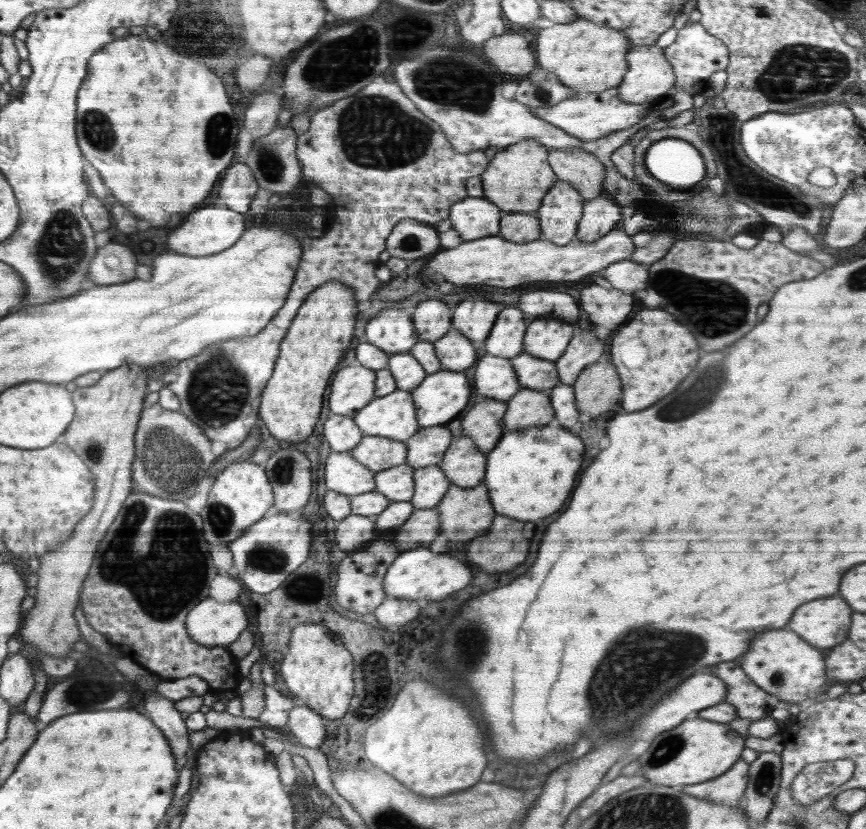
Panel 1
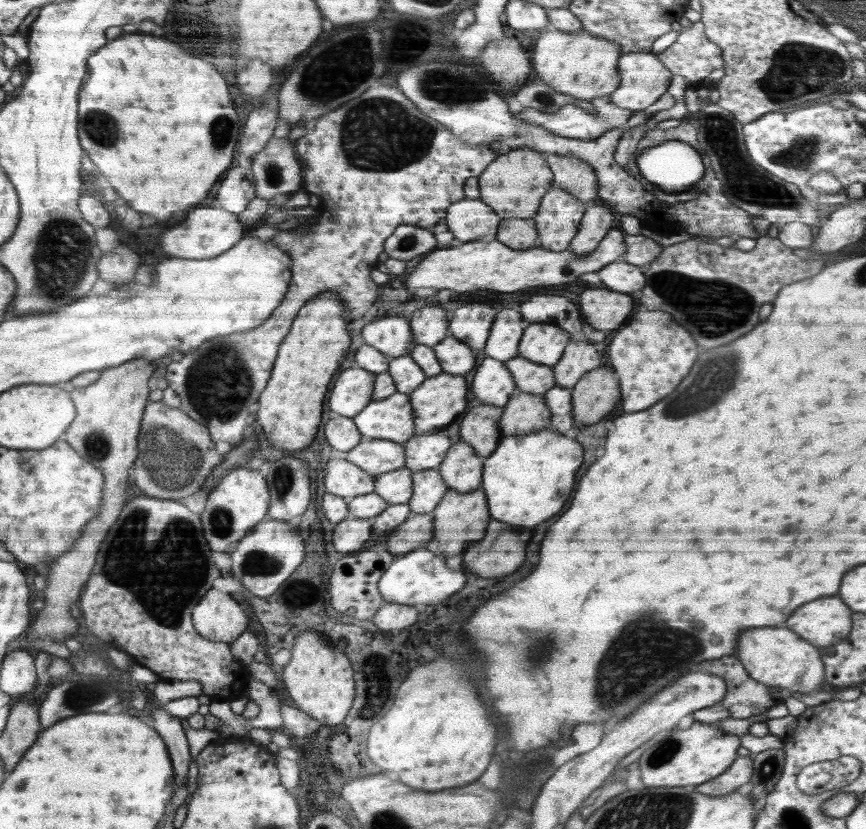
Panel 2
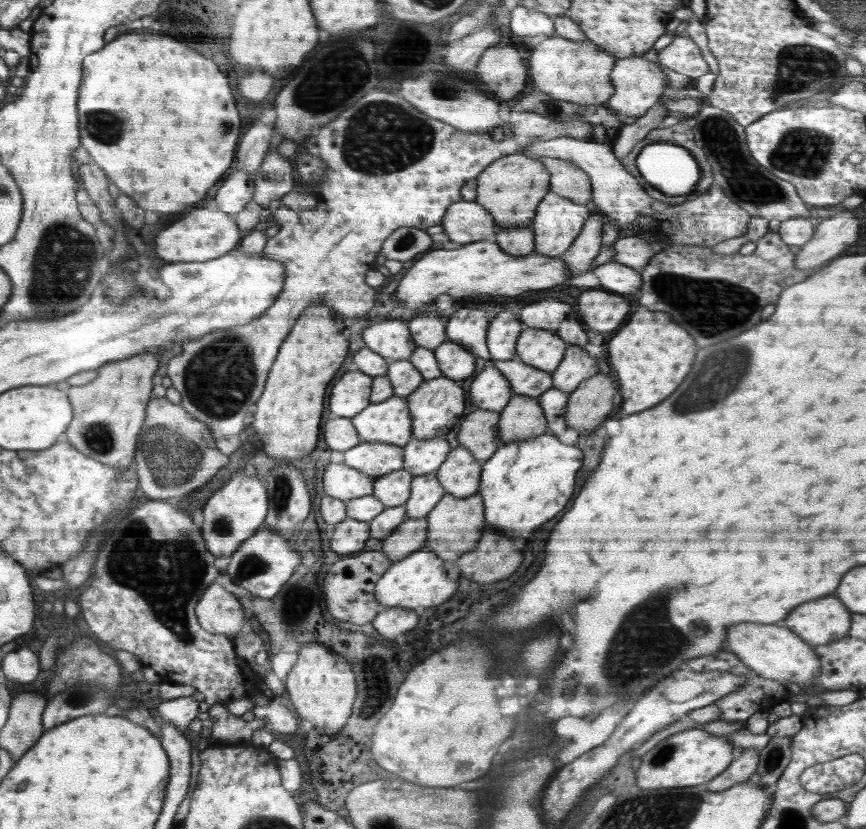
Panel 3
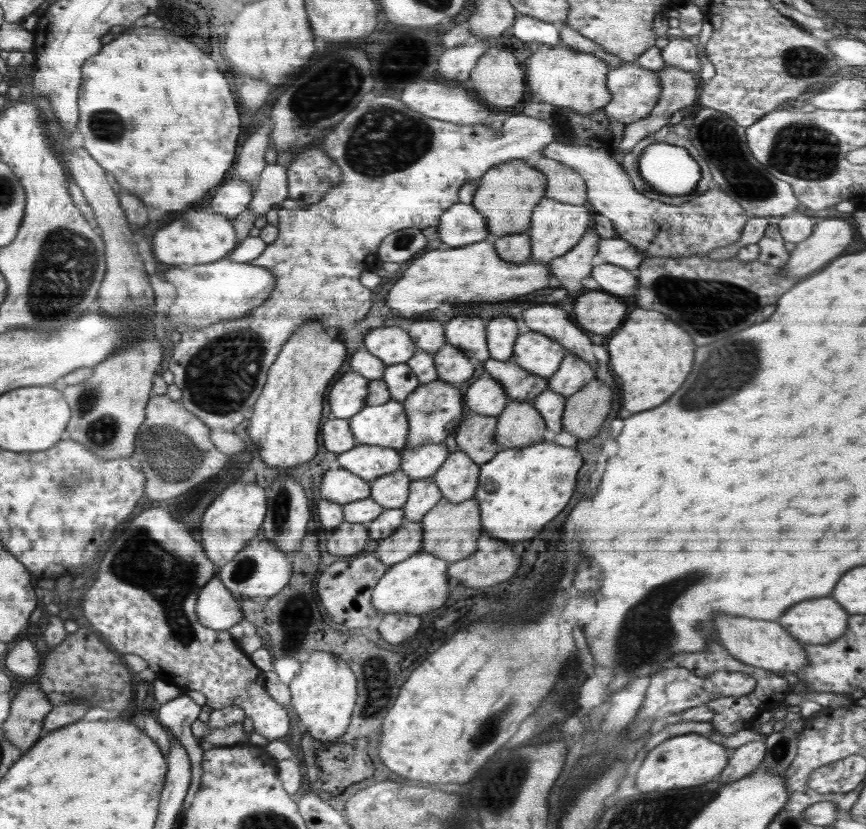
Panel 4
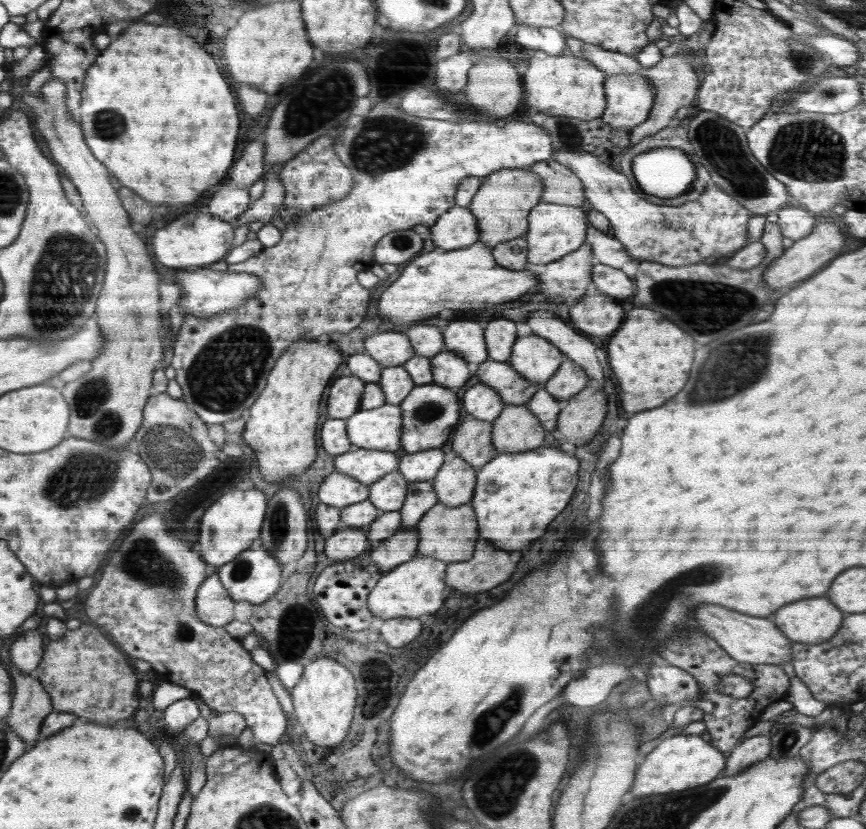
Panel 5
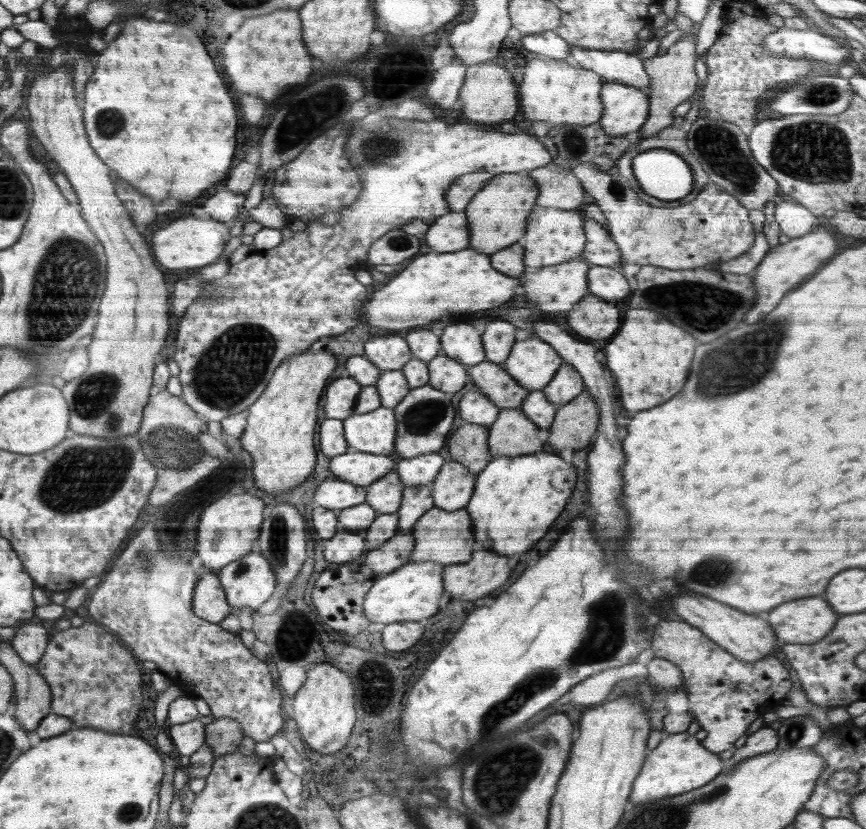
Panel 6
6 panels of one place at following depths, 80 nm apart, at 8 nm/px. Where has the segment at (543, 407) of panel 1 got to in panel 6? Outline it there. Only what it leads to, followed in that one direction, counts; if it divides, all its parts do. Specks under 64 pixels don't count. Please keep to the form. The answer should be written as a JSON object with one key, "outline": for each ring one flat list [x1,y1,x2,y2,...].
{"outline":[[521,408,500,409,496,420,489,426,488,448,490,454,500,456,524,456,543,450,544,442,538,438,536,426]]}

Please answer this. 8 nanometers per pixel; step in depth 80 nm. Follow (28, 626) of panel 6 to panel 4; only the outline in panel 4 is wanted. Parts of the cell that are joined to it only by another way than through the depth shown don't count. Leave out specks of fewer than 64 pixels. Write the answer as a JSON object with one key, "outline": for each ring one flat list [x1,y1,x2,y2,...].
{"outline":[[29,639,17,641,17,644,7,651,2,659,2,664,22,680,35,680,40,662,40,653,34,641]]}

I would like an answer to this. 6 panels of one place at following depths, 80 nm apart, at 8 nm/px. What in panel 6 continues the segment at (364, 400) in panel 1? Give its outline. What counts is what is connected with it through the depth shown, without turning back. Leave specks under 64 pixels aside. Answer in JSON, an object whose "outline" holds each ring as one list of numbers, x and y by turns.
{"outline":[[343,376,335,379,325,390,326,407,324,412,326,418,343,421,354,415,357,398,362,387,352,377]]}

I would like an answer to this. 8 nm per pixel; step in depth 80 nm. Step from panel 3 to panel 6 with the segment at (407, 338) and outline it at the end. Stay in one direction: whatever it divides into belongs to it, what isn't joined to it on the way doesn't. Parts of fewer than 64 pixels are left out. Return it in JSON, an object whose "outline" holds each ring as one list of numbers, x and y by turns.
{"outline":[[396,333,372,336,364,345,367,359,382,371,401,370,413,358,406,339]]}

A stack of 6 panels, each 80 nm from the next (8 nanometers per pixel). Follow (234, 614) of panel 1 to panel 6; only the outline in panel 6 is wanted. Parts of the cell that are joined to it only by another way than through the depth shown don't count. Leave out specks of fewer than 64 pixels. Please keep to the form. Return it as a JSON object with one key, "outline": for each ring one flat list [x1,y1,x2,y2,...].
{"outline":[[204,573,200,577,195,586,192,607,195,615,212,624,220,624,232,614,232,606,227,602,227,594,219,581,219,575]]}

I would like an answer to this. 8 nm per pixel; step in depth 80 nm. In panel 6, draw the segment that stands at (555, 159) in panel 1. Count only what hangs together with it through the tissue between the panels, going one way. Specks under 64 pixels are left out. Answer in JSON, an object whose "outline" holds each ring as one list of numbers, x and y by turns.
{"outline":[[553,162,548,163,546,166,539,166,527,172,526,175,530,178,534,178,536,187,538,187,538,191,540,191,535,206,573,210,580,209,582,204,588,200,586,192,582,187,582,182,576,178,576,175,570,170,564,170,556,166]]}

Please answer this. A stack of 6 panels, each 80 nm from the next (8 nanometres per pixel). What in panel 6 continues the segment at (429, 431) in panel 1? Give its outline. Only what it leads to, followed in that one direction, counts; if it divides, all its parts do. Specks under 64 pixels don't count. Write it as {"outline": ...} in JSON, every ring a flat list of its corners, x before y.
{"outline":[[430,452,414,458,401,459,396,466,396,472,405,487,432,484,445,462,438,452]]}

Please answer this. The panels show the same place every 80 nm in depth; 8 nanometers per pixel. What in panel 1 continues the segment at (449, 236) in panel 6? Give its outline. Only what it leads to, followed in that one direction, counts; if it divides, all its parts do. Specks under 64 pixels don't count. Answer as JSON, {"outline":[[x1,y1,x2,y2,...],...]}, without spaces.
{"outline":[[466,197,449,208,451,228,463,241,498,235,502,215,501,210,484,197]]}

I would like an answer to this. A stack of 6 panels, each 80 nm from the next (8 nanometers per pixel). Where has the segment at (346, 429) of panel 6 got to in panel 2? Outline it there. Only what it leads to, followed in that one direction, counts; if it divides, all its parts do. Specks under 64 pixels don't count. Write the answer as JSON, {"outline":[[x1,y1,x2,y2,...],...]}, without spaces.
{"outline":[[396,391,382,400,370,401,353,421,364,438,384,438,404,444,415,435,413,416,409,394]]}

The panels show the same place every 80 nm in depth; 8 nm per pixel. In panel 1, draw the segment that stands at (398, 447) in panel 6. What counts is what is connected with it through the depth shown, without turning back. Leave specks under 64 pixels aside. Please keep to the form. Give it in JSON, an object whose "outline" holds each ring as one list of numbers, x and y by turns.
{"outline":[[441,369,427,374,411,391,421,428,450,423,468,406,472,385,463,371]]}

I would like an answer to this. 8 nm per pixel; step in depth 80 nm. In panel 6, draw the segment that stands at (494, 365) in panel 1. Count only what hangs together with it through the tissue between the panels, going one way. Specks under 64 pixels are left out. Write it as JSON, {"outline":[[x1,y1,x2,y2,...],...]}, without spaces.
{"outline":[[479,390,466,393,459,402,457,411,462,424,472,423,490,426,498,416,500,409]]}

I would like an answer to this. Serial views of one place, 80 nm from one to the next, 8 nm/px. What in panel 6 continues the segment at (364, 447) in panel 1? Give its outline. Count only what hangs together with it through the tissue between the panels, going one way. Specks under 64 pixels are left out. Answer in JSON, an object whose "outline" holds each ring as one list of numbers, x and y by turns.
{"outline":[[351,449,331,458,329,462,330,472,335,477,364,487,392,471,392,466,394,466,394,460,390,455,370,454]]}

